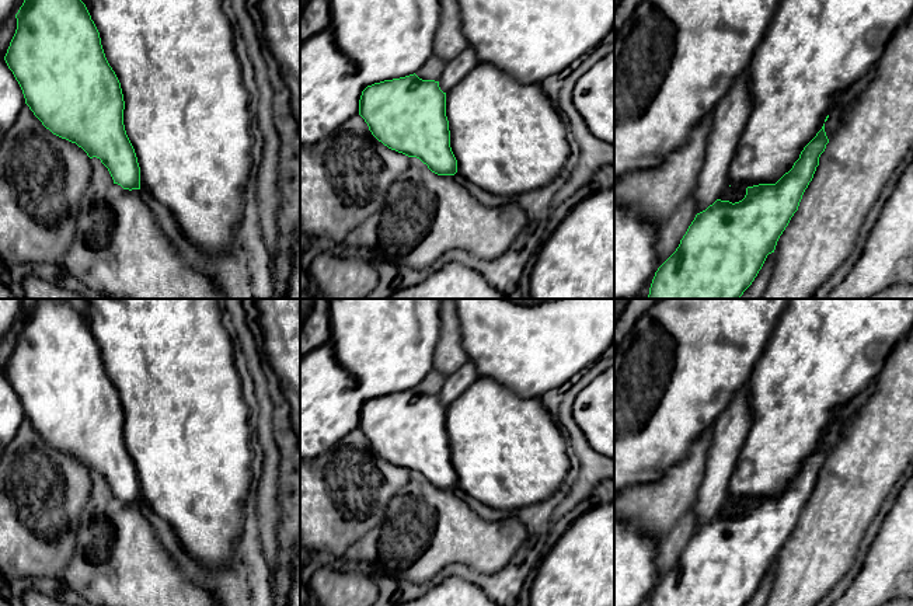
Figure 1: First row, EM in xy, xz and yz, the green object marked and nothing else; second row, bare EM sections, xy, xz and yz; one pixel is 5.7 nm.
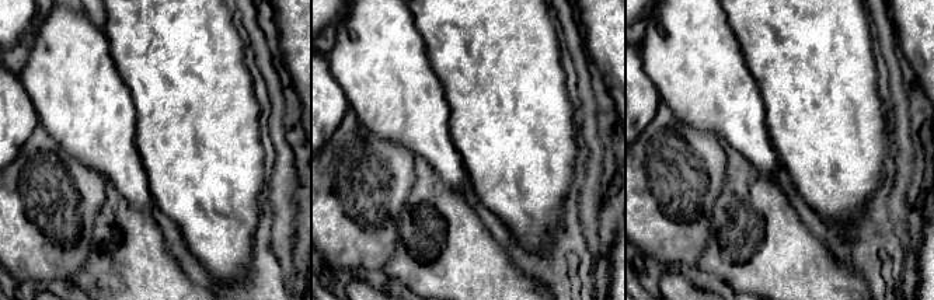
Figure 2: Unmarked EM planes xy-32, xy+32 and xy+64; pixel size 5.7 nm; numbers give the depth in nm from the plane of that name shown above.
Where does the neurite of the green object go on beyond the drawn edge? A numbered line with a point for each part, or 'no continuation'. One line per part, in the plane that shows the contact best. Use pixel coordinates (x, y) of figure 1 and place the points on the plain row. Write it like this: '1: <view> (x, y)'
no continuation

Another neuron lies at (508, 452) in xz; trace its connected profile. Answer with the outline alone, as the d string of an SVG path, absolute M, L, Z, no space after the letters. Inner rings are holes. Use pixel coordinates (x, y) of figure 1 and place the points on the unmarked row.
M480 376L446 407L446 431L457 485L494 509L516 511L553 498L571 466L567 438L540 397L522 398L488 377Z

